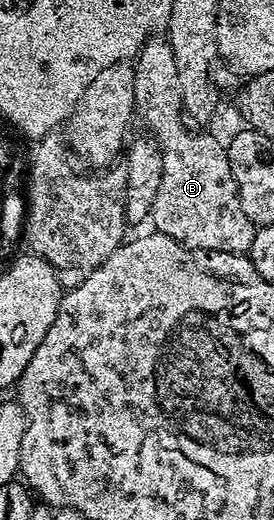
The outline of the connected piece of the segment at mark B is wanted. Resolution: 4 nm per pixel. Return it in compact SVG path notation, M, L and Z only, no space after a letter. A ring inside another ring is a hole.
M156 35L145 41L134 58L134 103L135 116L149 129L145 130L156 140L162 155L162 179L158 183L158 196L154 198L154 207L150 214L151 228L182 243L188 249L248 254L250 243L254 243L257 226L253 225L250 219L246 219L246 211L242 211L225 142L219 141L212 133L195 133L188 129L190 125L183 107L174 51L163 36Z

